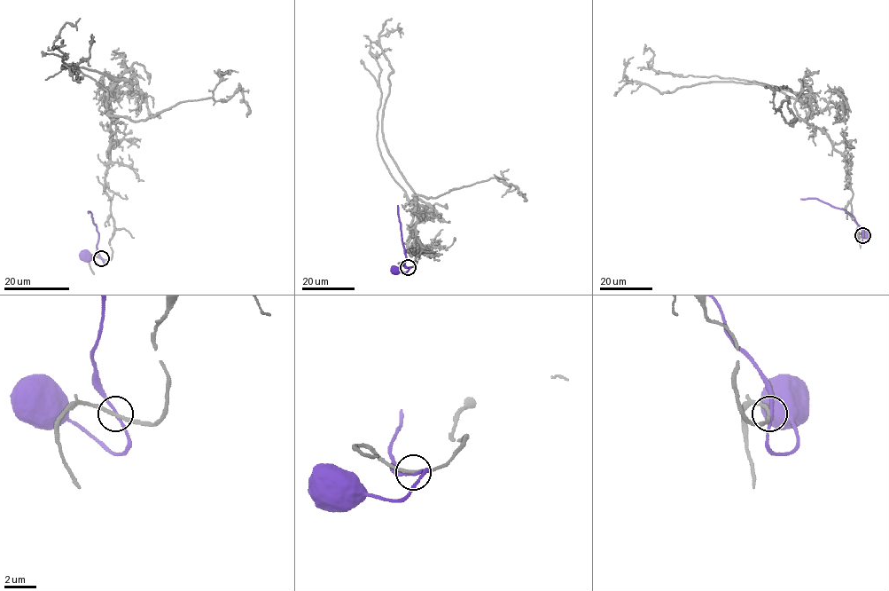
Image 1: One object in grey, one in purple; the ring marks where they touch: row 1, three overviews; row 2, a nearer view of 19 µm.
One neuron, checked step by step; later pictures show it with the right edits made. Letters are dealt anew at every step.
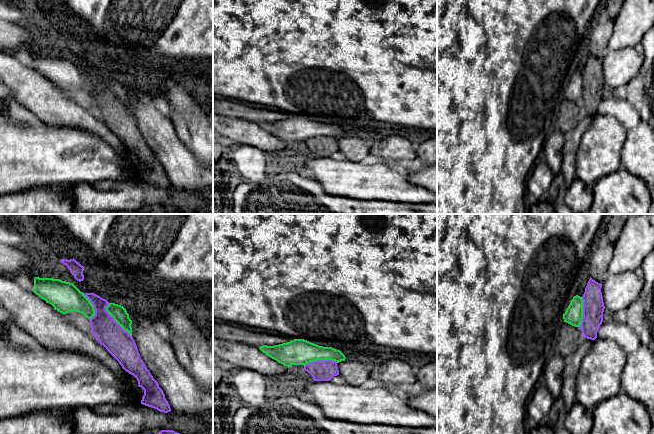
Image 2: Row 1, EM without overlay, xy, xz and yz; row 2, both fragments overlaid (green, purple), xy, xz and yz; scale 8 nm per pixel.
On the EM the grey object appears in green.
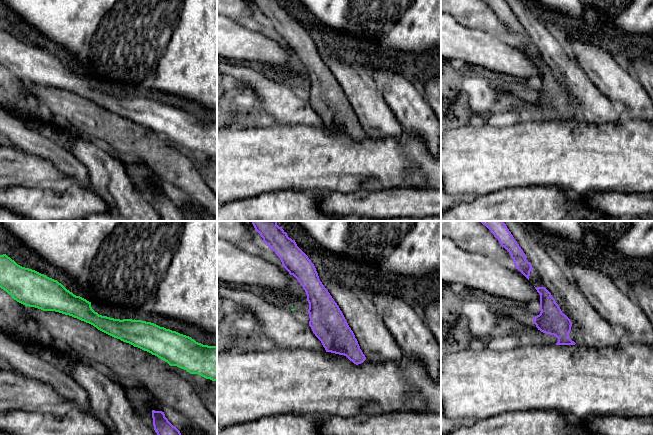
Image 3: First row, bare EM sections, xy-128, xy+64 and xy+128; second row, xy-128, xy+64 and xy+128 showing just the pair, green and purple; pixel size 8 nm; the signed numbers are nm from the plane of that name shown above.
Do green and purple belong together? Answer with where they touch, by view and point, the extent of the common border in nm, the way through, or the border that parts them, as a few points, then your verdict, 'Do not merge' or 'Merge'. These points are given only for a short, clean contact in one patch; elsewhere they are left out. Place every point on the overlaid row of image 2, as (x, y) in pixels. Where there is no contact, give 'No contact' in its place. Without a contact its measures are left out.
Touches green at xy (115, 320). Shared border 320 nm. Do not merge

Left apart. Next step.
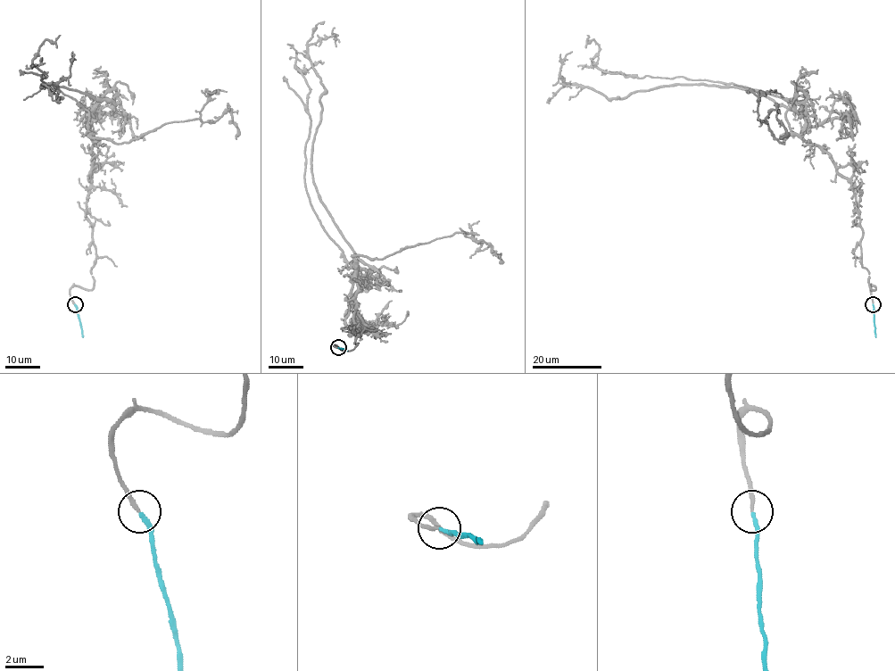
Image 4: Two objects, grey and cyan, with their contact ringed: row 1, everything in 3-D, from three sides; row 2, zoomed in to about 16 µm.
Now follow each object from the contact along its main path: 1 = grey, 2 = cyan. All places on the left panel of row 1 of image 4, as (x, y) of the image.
1: (75, 304), (71, 287), (94, 285), (87, 118), (107, 93), (120, 101), (44, 85), (70, 75), (72, 52)
2: (75, 304), (83, 337)

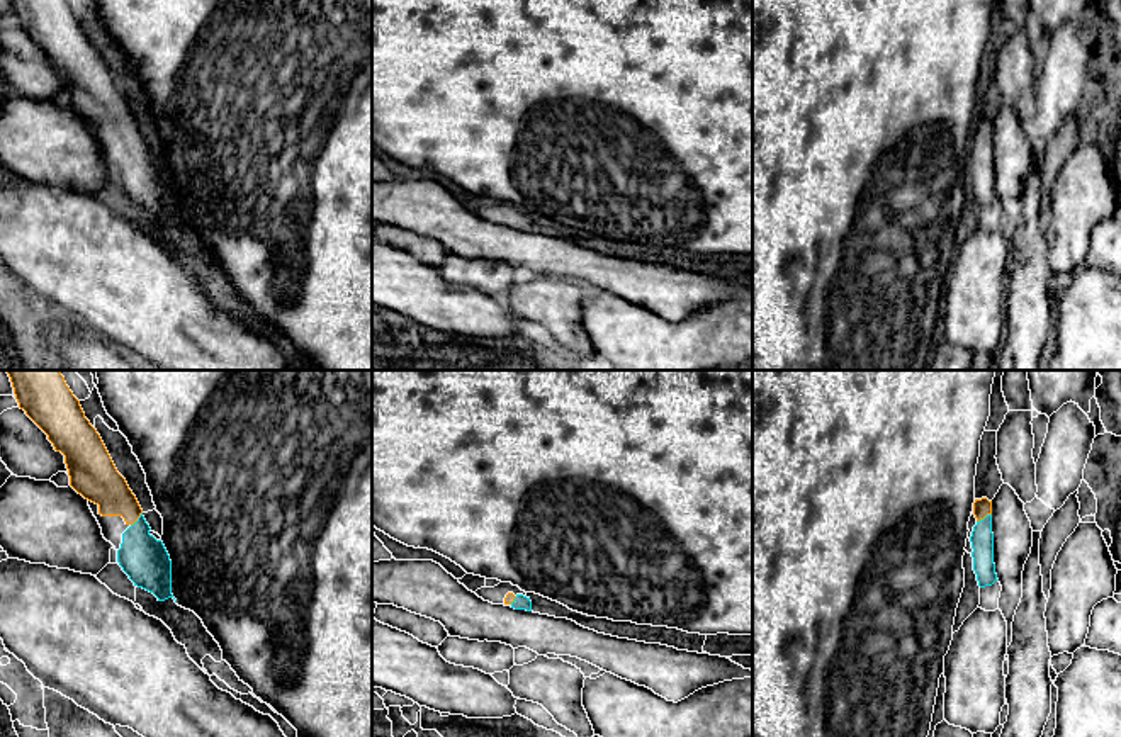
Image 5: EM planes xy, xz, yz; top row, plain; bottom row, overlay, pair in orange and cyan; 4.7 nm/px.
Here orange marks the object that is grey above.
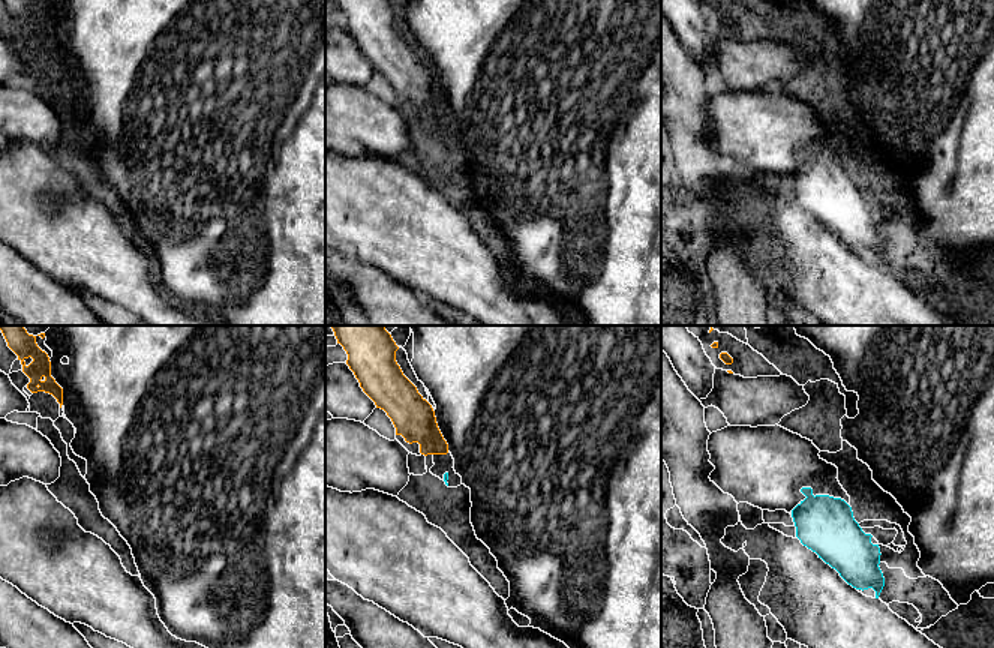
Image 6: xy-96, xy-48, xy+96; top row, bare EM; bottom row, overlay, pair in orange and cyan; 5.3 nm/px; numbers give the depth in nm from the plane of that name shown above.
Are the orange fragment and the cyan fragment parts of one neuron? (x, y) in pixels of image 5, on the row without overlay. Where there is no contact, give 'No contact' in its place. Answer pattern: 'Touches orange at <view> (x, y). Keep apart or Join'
Touches orange at xy (138, 136). Join

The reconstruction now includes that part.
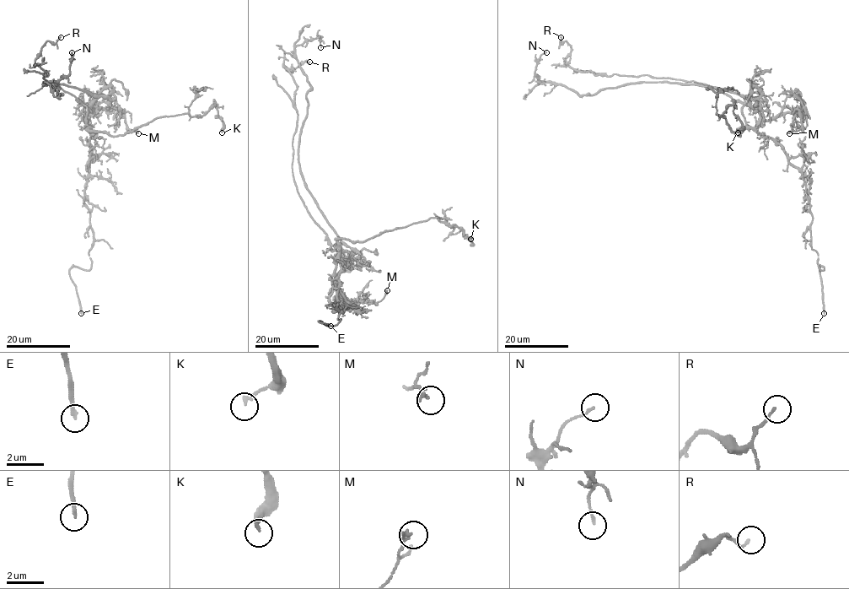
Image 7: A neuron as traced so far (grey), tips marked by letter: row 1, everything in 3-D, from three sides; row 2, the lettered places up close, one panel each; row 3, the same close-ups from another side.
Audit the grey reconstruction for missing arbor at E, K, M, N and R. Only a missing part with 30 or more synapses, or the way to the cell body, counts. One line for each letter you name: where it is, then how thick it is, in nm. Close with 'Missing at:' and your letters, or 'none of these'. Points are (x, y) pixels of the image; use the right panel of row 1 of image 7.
E: Place: (824, 313). Thickness 190 nm
Missing at: E

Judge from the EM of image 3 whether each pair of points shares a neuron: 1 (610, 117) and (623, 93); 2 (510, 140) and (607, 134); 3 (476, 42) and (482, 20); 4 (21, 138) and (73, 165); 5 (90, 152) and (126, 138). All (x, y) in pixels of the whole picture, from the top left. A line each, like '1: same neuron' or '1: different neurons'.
1: different neurons
2: same neuron
3: different neurons
4: same neuron
5: different neurons

